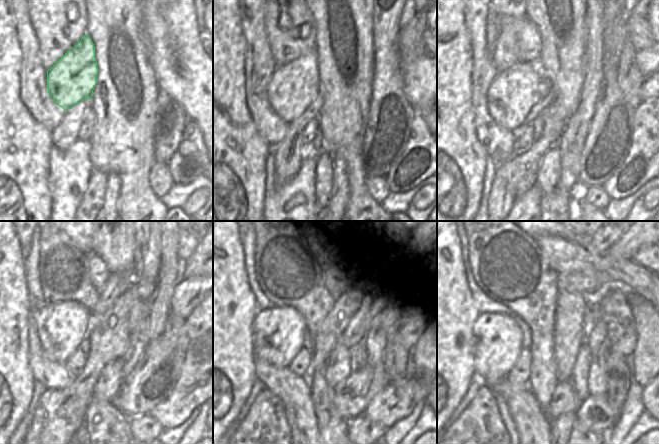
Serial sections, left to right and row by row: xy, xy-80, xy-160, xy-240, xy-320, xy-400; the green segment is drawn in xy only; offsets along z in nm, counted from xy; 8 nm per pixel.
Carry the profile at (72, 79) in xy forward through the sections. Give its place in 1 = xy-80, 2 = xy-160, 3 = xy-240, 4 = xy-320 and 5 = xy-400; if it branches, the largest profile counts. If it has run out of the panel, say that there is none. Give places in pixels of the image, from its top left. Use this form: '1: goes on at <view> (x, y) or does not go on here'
1: goes on at xy-80 (293, 86)
2: goes on at xy-160 (511, 95)
3: goes on at xy-240 (61, 327)
4: goes on at xy-320 (278, 332)
5: goes on at xy-400 (498, 337)

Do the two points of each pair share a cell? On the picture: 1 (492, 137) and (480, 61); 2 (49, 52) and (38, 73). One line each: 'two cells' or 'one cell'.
1: one cell
2: two cells

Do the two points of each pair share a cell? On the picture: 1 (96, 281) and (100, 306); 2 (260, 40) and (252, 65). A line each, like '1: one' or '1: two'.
1: two
2: one

